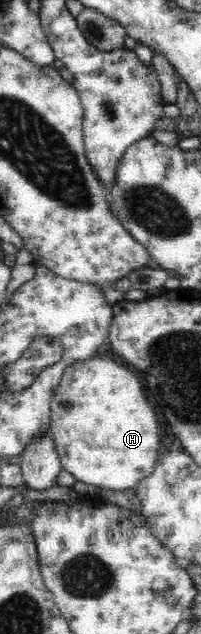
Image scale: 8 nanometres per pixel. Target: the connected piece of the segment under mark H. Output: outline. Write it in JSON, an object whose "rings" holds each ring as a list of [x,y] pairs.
{"rings":[[[90,357],[65,369],[50,405],[50,434],[62,468],[90,490],[134,489],[158,461],[160,425],[140,379],[110,357]]]}

